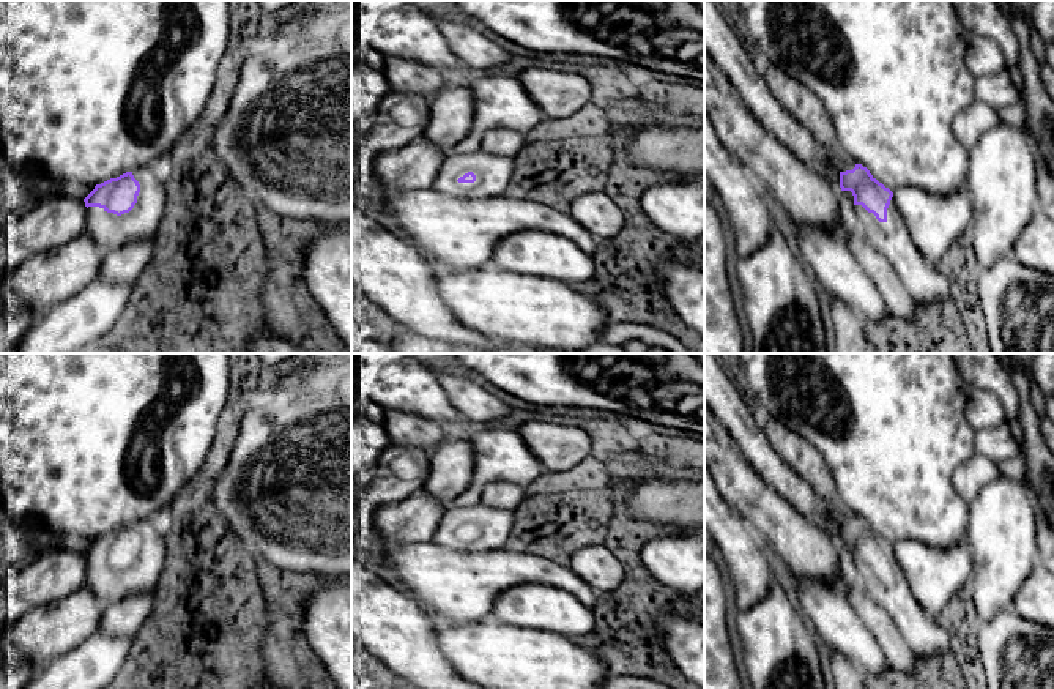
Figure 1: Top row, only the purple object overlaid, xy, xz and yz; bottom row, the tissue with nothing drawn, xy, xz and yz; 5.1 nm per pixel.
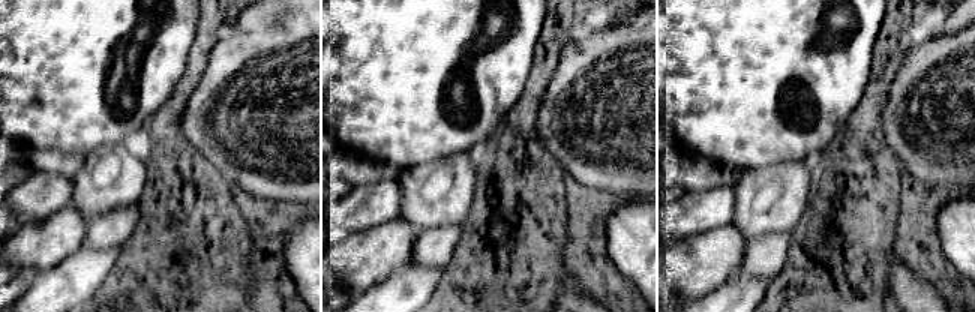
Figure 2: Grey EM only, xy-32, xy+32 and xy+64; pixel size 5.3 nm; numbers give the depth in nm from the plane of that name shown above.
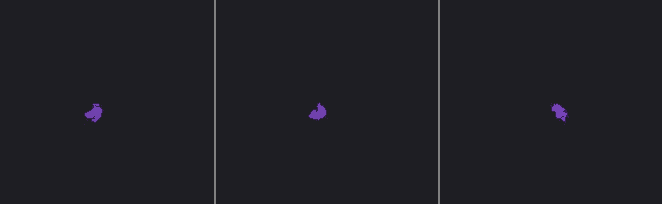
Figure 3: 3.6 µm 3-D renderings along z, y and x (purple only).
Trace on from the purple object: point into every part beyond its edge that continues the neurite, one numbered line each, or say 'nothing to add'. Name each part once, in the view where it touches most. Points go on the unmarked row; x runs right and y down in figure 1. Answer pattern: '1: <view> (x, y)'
1: xy (107, 584)

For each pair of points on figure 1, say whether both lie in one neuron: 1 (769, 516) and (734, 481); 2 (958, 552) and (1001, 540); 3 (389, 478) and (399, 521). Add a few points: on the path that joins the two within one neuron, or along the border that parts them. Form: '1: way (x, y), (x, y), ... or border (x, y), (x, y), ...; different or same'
1: way (761, 508), (742, 489); same
2: border (966, 541), (972, 562), (971, 579); different
3: border (423, 487), (404, 499), (375, 508), (367, 516); different

